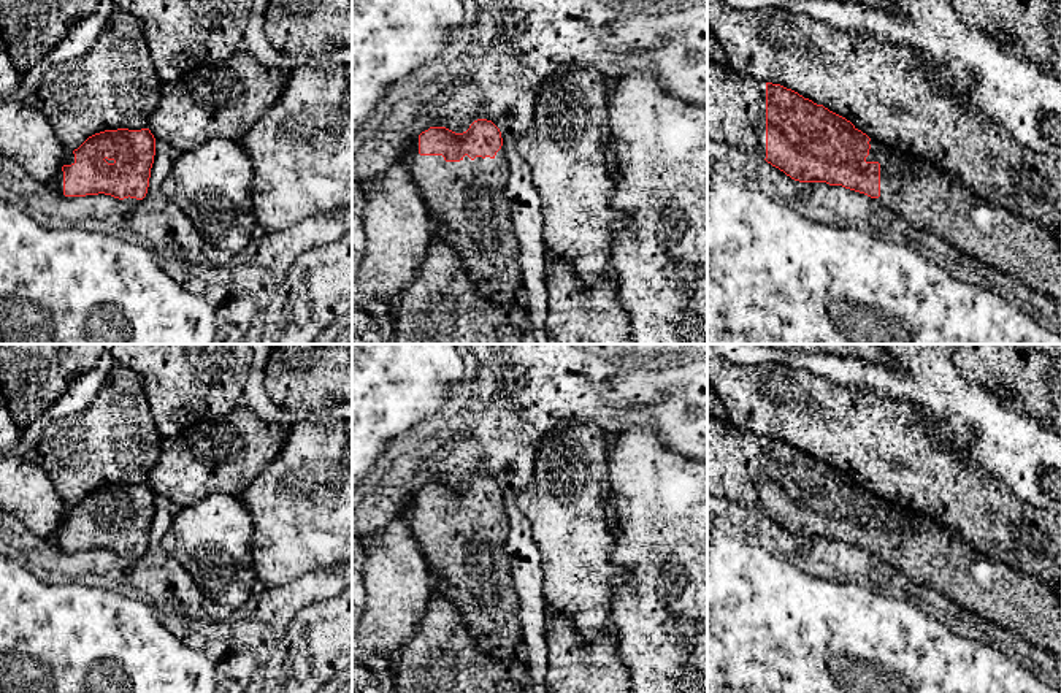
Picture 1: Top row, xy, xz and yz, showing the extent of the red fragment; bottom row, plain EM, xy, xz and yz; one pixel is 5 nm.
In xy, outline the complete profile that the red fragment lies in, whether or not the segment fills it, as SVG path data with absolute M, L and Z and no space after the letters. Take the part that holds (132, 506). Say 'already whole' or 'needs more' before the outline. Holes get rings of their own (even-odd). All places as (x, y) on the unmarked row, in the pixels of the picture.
needs more; M149 484L105 485L67 507L54 541L65 552L111 550L143 555L149 544L155 493Z

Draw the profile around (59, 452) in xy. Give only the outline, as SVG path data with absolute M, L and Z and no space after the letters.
M114 365L94 401L76 415L54 420L35 447L33 460L46 471L67 507L105 485L141 485L160 457L162 435L155 428L141 376Z

